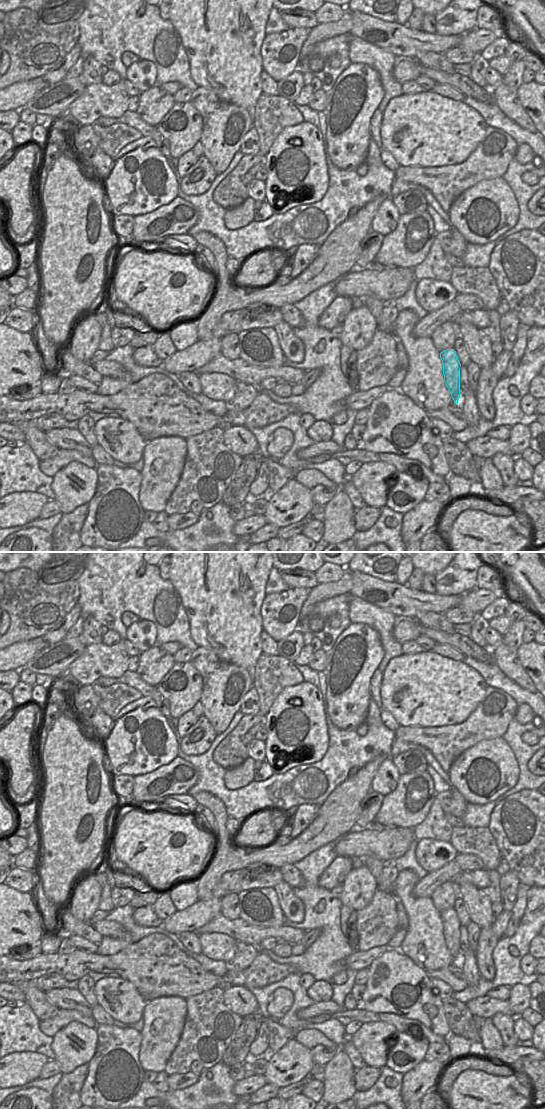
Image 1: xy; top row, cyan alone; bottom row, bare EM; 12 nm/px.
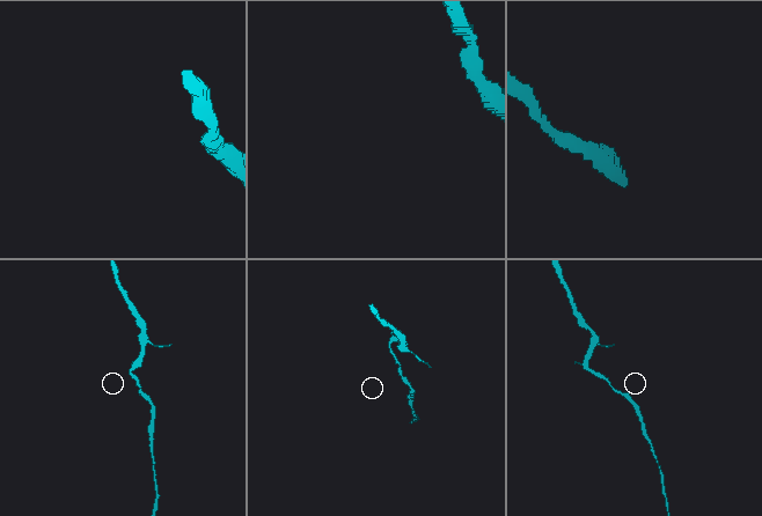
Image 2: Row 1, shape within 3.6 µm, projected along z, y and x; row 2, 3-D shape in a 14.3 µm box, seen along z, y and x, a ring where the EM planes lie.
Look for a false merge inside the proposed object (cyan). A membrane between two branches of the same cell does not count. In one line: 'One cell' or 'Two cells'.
One cell.

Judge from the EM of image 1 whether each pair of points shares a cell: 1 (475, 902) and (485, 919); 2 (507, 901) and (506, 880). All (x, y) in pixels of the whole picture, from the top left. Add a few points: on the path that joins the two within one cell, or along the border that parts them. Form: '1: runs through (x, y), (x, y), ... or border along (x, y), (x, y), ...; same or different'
1: runs through (479, 906), (481, 915); same
2: runs through (507, 896), (507, 885); same

